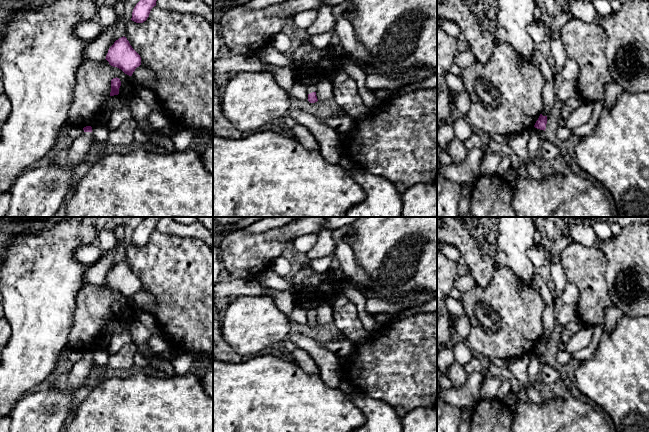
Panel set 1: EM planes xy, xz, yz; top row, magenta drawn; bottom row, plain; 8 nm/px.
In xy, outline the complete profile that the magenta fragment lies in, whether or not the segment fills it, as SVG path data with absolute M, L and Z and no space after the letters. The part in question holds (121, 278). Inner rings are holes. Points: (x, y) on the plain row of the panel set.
M124 260L116 264L109 272L105 283L111 290L121 293L129 300L132 300L135 293L141 289L140 279Z

